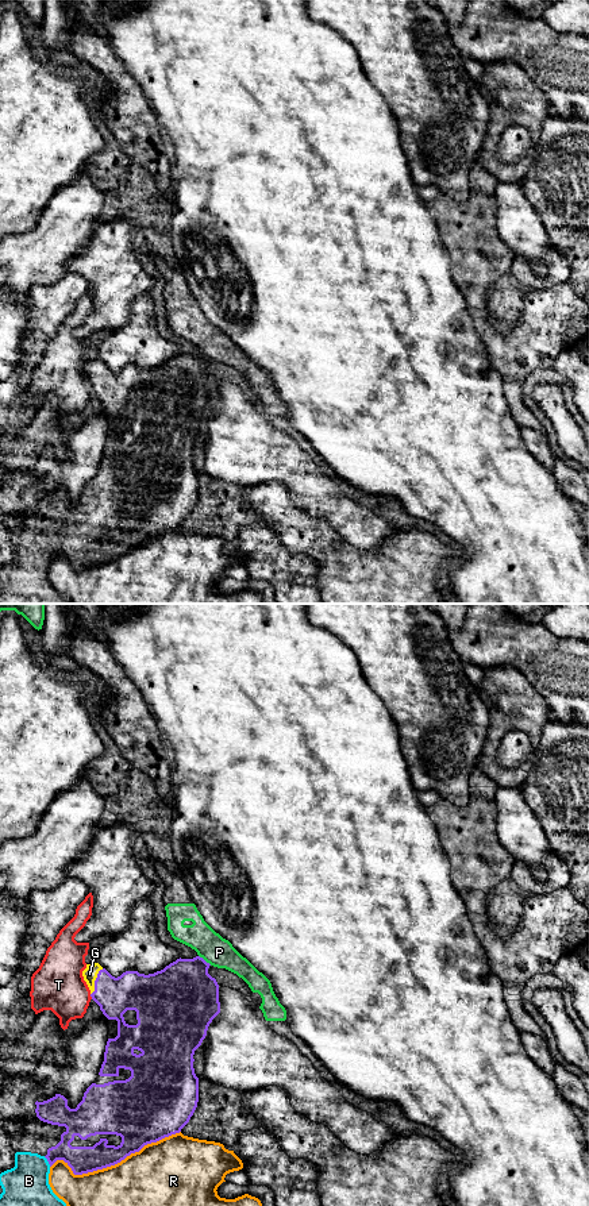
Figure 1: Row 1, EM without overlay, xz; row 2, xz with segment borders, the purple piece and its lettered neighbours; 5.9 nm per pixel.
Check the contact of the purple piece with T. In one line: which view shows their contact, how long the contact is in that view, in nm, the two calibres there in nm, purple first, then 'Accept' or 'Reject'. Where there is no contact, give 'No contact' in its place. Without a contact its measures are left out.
Touches purple in xz. Shared border 40 nm. Thickness 220 nm (purple) against 300 nm. Reject

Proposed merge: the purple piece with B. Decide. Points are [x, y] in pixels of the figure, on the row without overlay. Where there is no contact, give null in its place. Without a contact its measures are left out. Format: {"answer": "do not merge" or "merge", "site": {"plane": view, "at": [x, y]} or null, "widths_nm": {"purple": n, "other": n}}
{"answer": "merge", "site": {"plane": "xz", "at": [47, 555]}, "widths_nm": {"purple": 160, "other": 300}}

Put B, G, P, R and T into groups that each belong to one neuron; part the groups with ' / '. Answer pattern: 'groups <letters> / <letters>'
groups B G / P / R / T

